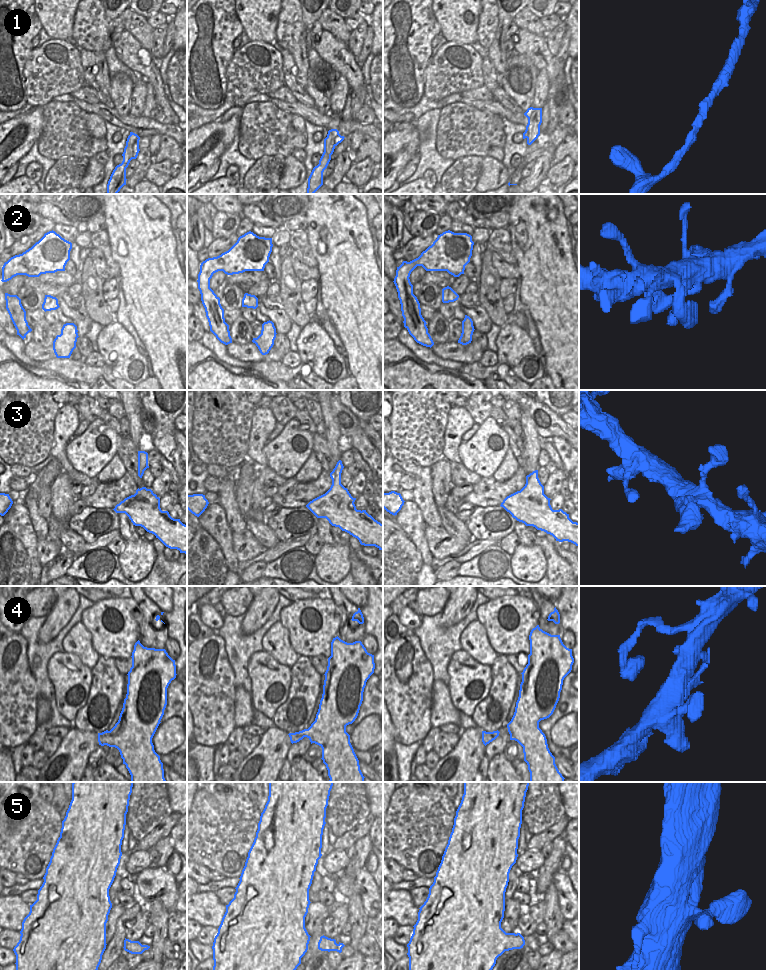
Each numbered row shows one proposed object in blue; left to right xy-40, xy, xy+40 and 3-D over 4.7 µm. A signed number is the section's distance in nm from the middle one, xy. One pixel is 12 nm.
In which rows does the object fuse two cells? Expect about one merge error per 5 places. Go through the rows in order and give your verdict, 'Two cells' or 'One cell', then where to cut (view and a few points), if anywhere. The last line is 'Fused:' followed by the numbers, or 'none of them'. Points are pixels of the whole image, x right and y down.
1: One cell. No split
2: One cell. No split
3: One cell. No split
4: One cell. No split
5: One cell. No split
Fused: none of them

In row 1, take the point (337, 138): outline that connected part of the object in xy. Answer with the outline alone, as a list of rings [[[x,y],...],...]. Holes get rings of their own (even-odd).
[[[337,129],[328,131],[327,137],[324,139],[324,152],[319,160],[319,164],[313,168],[308,178],[306,194],[314,194],[323,185],[323,172],[331,160],[331,155],[335,147],[341,143],[344,138],[344,136],[339,134]]]

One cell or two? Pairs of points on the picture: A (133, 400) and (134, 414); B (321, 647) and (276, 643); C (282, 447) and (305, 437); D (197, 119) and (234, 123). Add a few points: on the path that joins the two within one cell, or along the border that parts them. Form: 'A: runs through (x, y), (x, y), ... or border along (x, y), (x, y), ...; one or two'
A: runs through (133, 403), (133, 411); one
B: border along (281, 622), (287, 629), (291, 647), (299, 655); two
C: runs through (288, 441), (294, 435), (299, 434); one
D: border along (234, 116), (226, 120), (212, 120), (197, 128); two

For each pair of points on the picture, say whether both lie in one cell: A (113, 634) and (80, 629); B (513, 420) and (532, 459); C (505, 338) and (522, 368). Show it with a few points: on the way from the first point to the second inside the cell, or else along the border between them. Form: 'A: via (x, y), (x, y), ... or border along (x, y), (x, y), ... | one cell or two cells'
A: border along (81, 621), (91, 636), (91, 646), (96, 652) | two cells
B: border along (521, 411), (519, 422) | two cells
C: via (512, 345), (522, 361) | one cell

